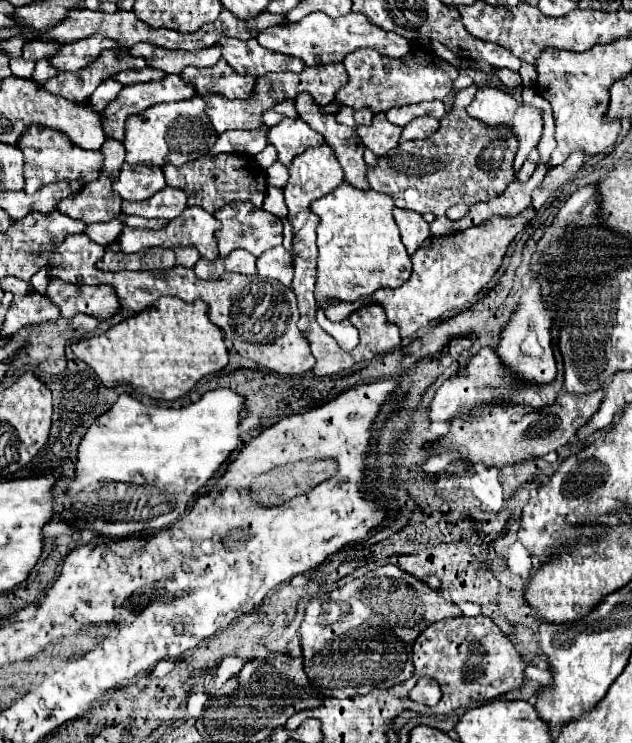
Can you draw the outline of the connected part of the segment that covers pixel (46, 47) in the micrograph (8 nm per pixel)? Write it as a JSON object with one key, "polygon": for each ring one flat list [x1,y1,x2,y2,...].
{"polygon":[[36,40,36,42,28,42,24,46,24,54,22,58,26,60,42,60,42,58,52,58,58,50,60,50,60,42,50,42,50,40]]}

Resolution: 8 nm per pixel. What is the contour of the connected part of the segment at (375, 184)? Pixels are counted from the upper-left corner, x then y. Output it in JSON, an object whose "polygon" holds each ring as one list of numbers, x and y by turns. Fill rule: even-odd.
{"polygon":[[464,108,450,110,440,122,430,116,416,118,402,128,402,136,412,142,400,142,388,156,378,158,378,164,368,168,368,180,372,190,390,194,398,206,394,220,410,256,430,236,430,226,422,214,432,212,434,216,442,216,454,204,470,206,498,198,506,186,514,182,514,154,518,150,514,130,506,130,506,126,482,126,482,122,470,118]]}

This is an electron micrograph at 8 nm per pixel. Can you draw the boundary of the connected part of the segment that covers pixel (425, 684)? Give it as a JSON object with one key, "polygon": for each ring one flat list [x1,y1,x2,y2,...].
{"polygon":[[424,676,424,678,418,678,416,686,410,690,410,698,418,704,426,704,426,706,436,706,442,698,440,694,440,686,436,680]]}

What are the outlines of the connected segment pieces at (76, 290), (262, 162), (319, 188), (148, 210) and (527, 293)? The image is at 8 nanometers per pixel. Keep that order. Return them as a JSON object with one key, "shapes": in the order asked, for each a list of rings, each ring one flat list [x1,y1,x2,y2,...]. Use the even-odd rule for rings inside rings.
{"shapes":[[[56,278,50,280,46,298,60,308,62,318,88,314,98,320,110,320,120,308,112,286,78,286]],[[266,146,260,154,256,154,256,162,258,166,262,166,262,170,266,170,268,166,272,166,276,162,276,152,274,152,274,146]],[[326,144,302,152,298,158,294,158,288,172,290,172,290,180,288,180,288,186,284,188,284,202,288,208,290,222,292,222,292,218,296,218,296,222,302,224,304,214,310,212,310,202,316,198,322,198,324,194,332,192,338,184,342,184,342,168,340,168,338,160,334,158,332,148,328,148]],[[166,186,146,202,122,202,122,212,126,216,142,218,166,218,172,220,186,208,186,194,178,188]],[[530,280,528,286,522,290,520,306,512,312,508,324,500,332,500,342,498,342,498,348,496,348,500,360,528,382,536,382,536,384,554,382,554,378,556,378,556,360,554,360,554,354,552,354,550,328,552,328,550,302,544,302,540,282]]]}

